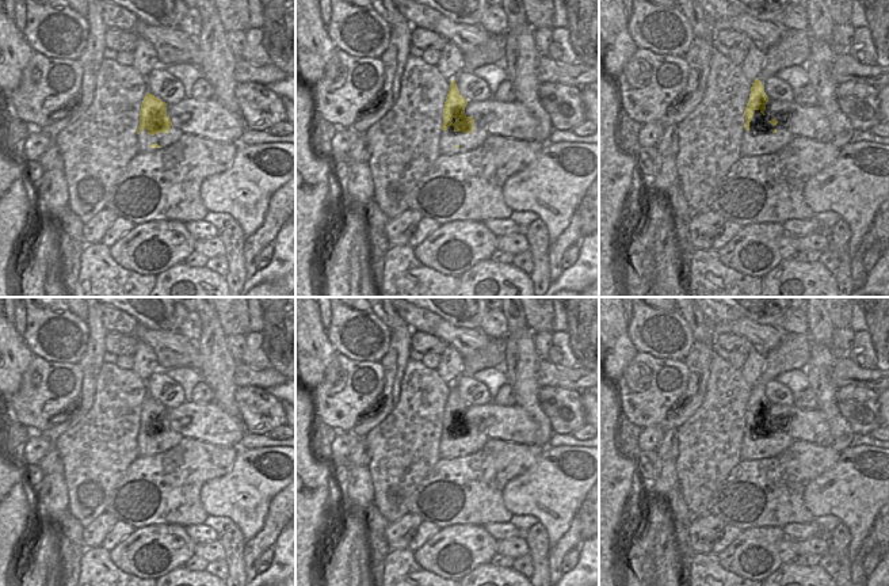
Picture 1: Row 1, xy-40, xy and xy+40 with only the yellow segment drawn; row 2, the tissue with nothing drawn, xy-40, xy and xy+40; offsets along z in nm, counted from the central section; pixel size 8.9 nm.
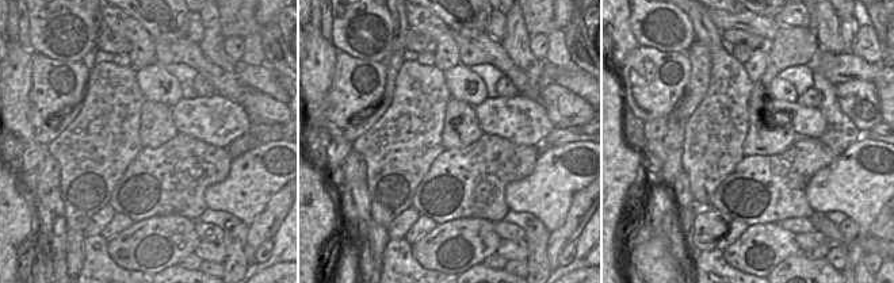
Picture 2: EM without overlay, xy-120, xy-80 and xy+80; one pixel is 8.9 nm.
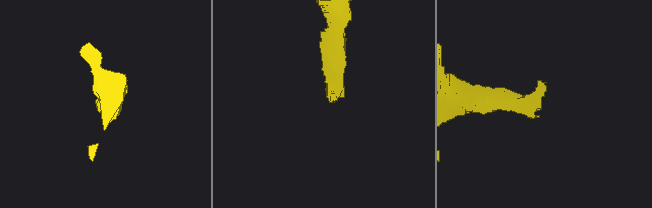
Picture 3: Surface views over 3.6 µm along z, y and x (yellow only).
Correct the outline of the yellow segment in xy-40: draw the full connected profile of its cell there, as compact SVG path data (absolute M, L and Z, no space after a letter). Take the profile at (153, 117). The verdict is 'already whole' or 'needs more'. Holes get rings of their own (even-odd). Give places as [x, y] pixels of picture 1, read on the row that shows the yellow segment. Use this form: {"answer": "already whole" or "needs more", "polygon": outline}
{"answer": "needs more", "polygon": "M146 92L140 111L138 151L156 152L176 142L183 133L175 128L167 114L167 103Z"}

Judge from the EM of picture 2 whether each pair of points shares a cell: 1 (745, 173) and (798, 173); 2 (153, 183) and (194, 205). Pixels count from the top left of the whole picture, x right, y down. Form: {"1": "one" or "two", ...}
{"1": "one", "2": "one"}

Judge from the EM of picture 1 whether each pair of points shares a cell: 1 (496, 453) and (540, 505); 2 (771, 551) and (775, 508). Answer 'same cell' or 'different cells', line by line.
1: different cells
2: different cells

